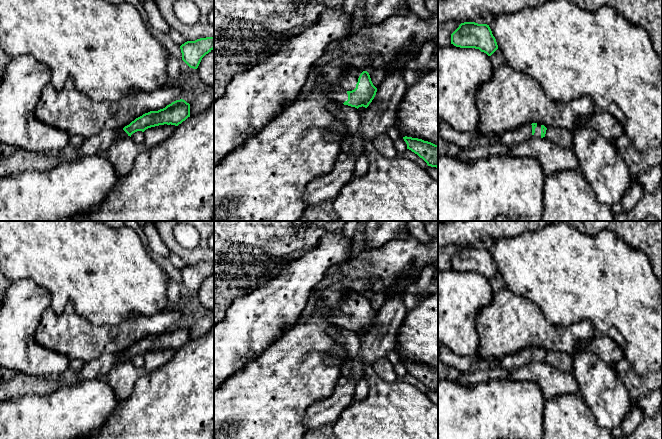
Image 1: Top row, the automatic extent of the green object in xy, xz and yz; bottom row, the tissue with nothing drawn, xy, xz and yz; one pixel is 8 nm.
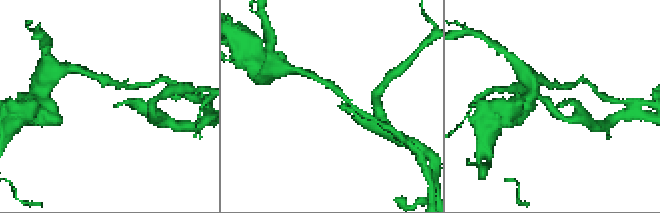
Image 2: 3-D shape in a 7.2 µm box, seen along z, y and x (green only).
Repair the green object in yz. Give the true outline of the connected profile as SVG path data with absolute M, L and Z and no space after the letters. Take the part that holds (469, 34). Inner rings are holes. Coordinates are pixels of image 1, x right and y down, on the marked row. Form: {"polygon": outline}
{"polygon": "M464 22L451 34L451 44L460 48L475 48L491 56L498 45L487 24Z"}

